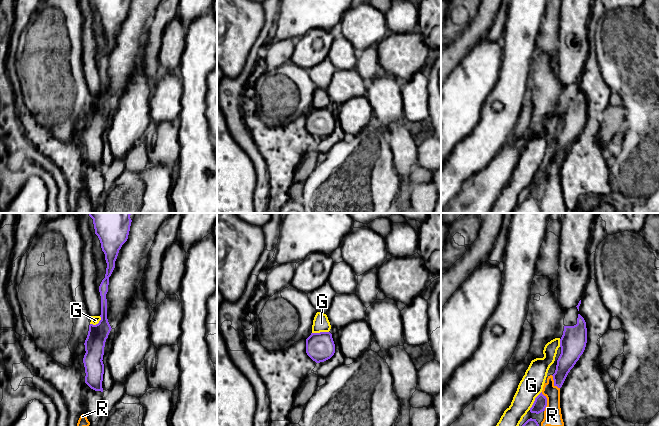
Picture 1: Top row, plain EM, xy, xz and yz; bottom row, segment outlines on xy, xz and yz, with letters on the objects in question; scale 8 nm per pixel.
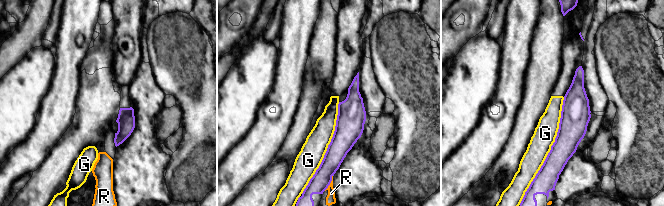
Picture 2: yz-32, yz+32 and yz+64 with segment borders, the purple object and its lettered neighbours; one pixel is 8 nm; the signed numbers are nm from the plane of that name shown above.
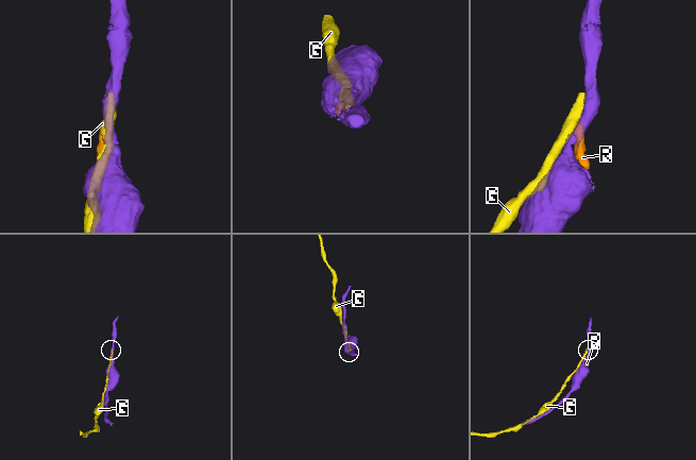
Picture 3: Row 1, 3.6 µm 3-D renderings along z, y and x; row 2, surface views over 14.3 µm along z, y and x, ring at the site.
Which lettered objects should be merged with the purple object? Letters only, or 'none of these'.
none of these

